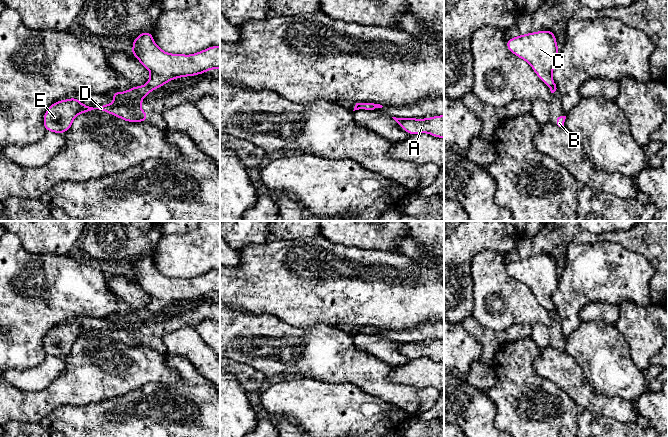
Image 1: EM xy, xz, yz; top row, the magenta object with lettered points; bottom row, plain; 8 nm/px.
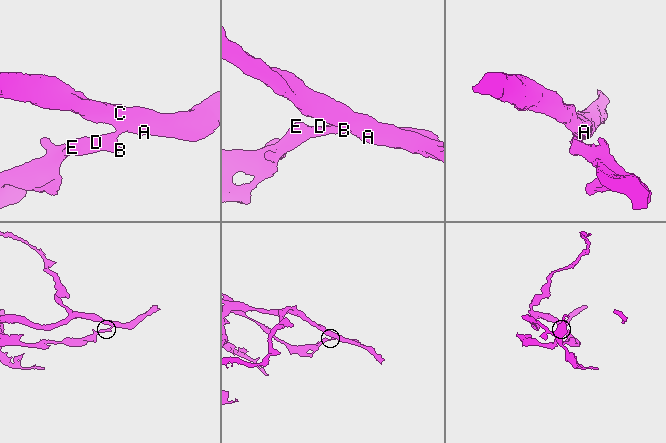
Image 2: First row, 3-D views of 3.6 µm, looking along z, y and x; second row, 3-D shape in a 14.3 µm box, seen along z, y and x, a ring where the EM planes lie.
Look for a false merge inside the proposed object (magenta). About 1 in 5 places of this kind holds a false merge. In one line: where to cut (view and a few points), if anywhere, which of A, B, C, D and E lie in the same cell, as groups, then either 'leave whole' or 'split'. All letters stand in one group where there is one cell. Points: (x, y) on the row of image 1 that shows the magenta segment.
xy (145, 85), (152, 89) | A C / B D E | split

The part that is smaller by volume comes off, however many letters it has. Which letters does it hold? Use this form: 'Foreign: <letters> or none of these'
Foreign: B, D, E

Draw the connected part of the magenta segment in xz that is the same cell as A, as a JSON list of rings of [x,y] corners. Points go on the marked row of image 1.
[[[444,115],[425,119],[392,117],[409,135],[428,133],[437,138],[444,138]]]

